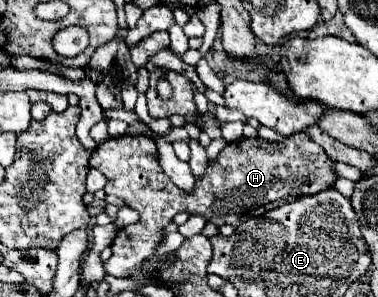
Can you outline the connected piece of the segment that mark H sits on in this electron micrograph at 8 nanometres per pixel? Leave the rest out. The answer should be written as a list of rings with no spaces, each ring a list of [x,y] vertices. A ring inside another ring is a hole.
[[[297,132],[283,140],[283,144],[271,144],[261,138],[241,138],[227,144],[217,160],[205,168],[205,174],[195,180],[191,192],[183,192],[161,172],[157,162],[157,144],[149,136],[119,136],[109,138],[97,146],[93,160],[89,162],[105,178],[107,194],[119,196],[129,208],[141,214],[141,220],[121,228],[113,240],[113,256],[103,264],[109,276],[129,278],[145,260],[153,260],[153,268],[160,268],[171,258],[172,253],[155,260],[153,252],[159,238],[159,228],[167,226],[177,212],[189,212],[203,216],[207,222],[223,226],[227,222],[237,222],[247,210],[259,208],[273,200],[289,200],[291,196],[317,194],[327,190],[335,182],[335,172],[331,170],[331,160],[325,150],[315,144],[305,132]]]

